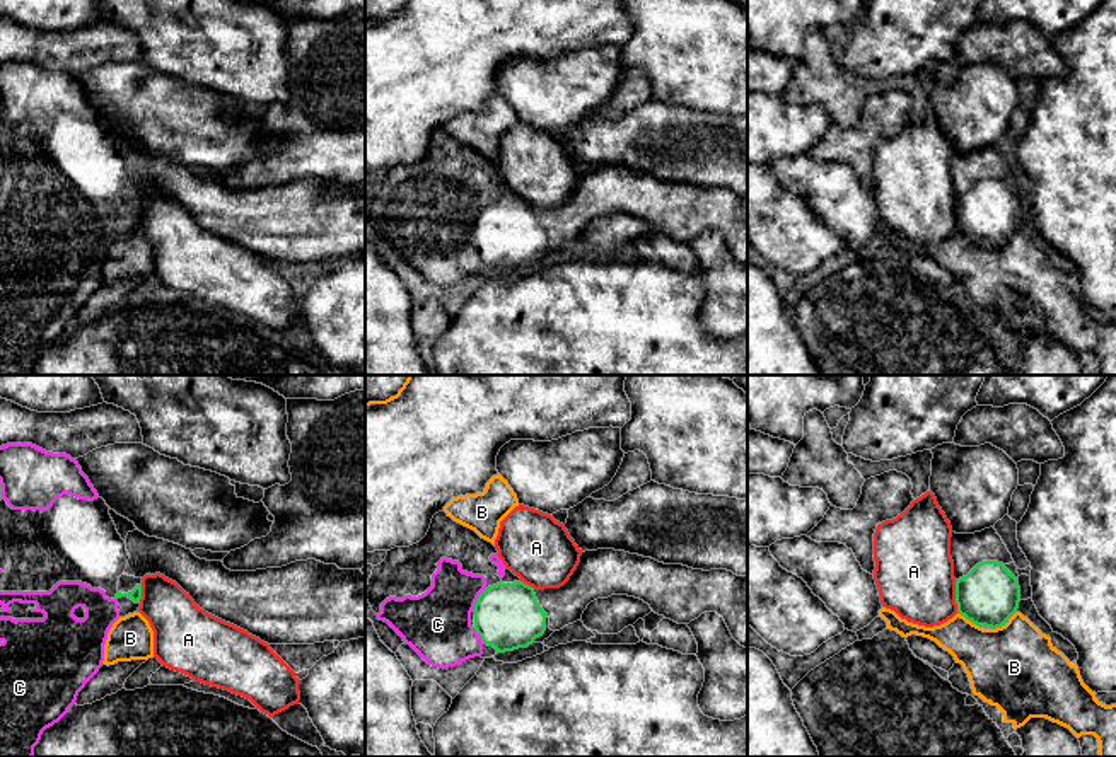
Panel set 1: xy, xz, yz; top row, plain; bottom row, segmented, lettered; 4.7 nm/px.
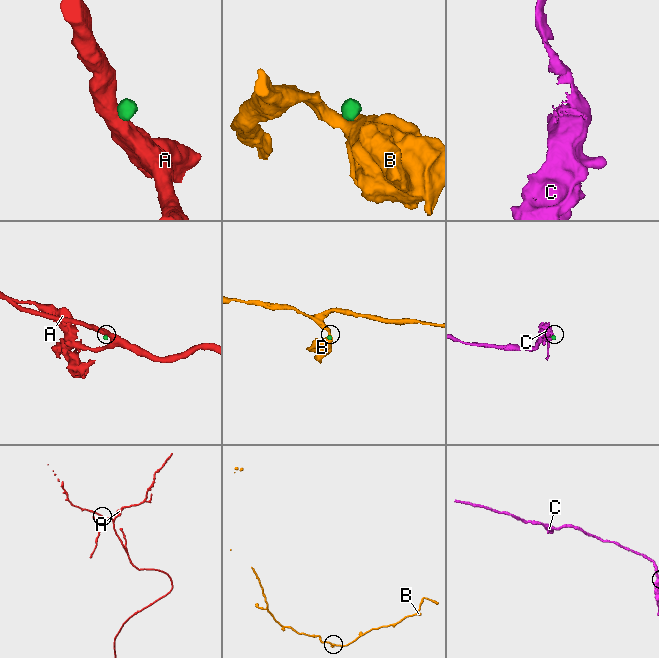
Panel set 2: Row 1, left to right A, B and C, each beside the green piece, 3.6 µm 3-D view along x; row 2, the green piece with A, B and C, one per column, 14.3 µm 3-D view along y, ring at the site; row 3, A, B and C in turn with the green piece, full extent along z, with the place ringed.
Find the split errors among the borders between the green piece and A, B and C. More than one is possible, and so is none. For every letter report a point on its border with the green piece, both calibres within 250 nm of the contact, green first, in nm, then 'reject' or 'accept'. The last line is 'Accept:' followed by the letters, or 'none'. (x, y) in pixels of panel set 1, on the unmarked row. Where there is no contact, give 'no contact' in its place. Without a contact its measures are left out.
A: meets green in yz at (956, 215); 300 nm thick on the green side, 360 nm on the other; reject
B: meets green in yz at (968, 237); 300 nm thick on the green side, 320 nm on the other; reject
C: meets green in xz at (478, 217); 320 nm thick on the green side, 320 nm on the other; accept
Accept: C

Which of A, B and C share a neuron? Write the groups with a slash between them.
A / B / C

